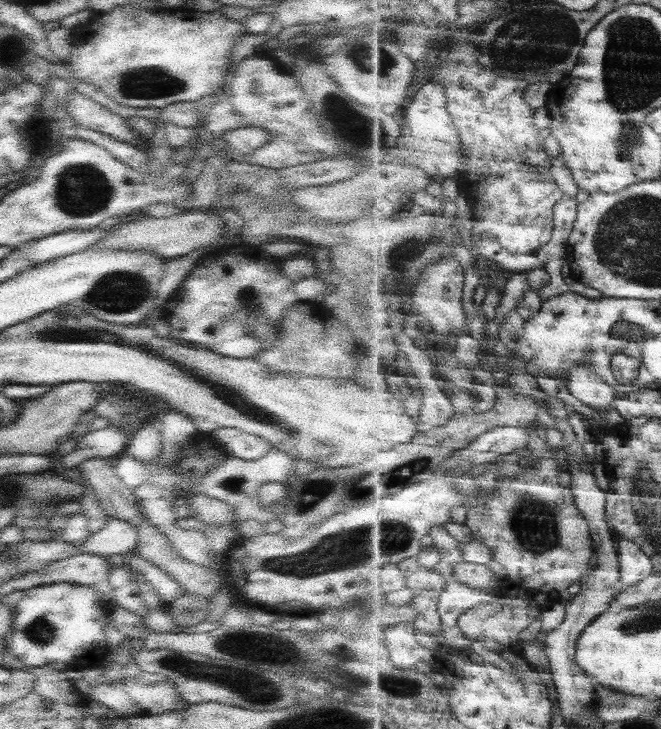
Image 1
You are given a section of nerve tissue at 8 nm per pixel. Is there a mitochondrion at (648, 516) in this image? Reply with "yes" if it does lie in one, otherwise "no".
yes

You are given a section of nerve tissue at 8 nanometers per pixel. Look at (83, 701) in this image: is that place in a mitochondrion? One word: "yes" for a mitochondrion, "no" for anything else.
no

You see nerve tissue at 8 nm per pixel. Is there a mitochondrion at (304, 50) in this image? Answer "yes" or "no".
no

